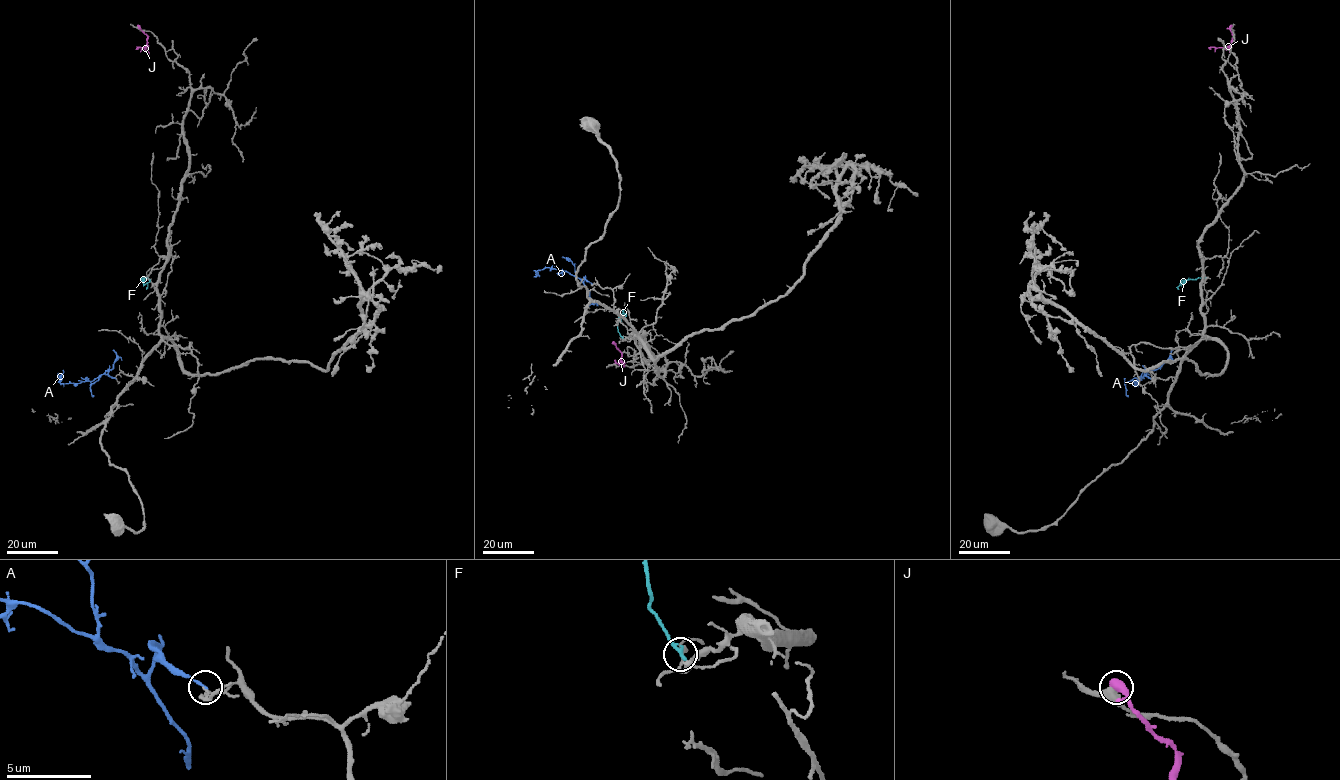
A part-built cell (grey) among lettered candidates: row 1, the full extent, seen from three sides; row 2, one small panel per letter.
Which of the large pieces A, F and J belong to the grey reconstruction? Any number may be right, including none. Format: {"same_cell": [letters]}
{"same_cell": ["A"]}

